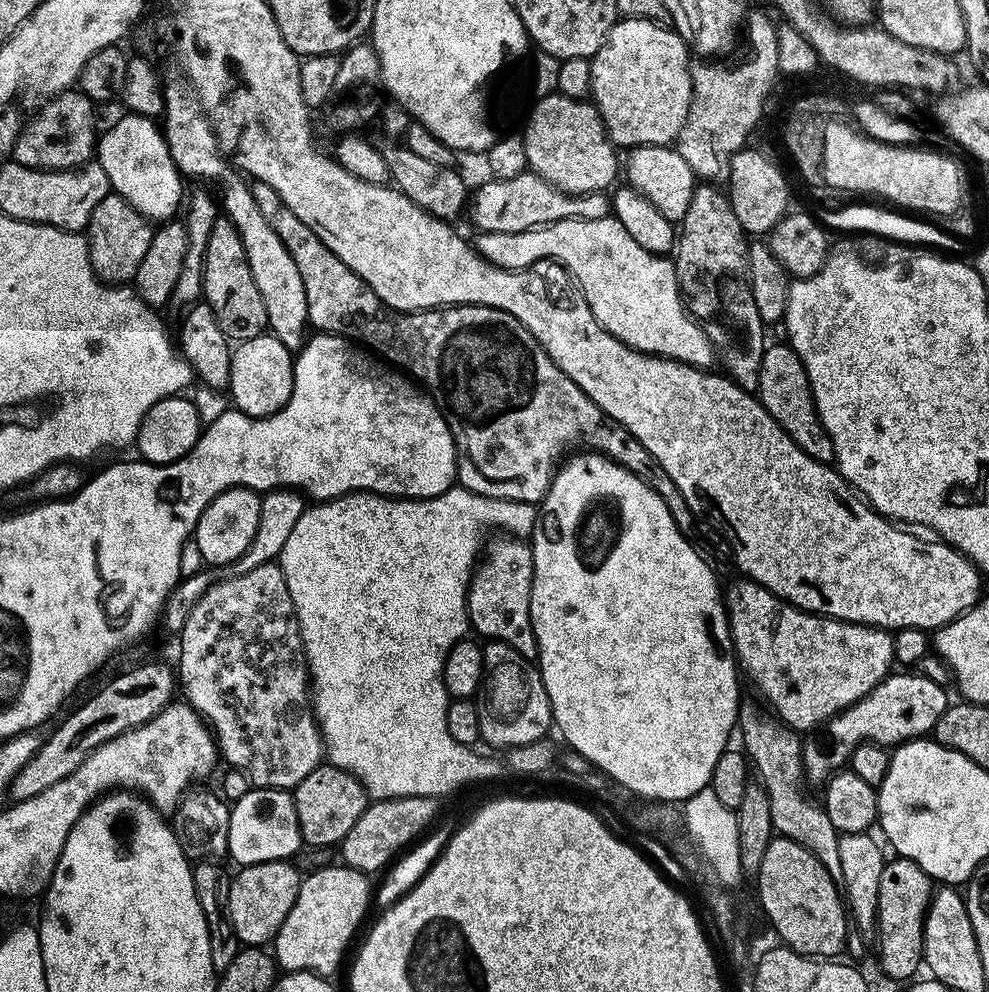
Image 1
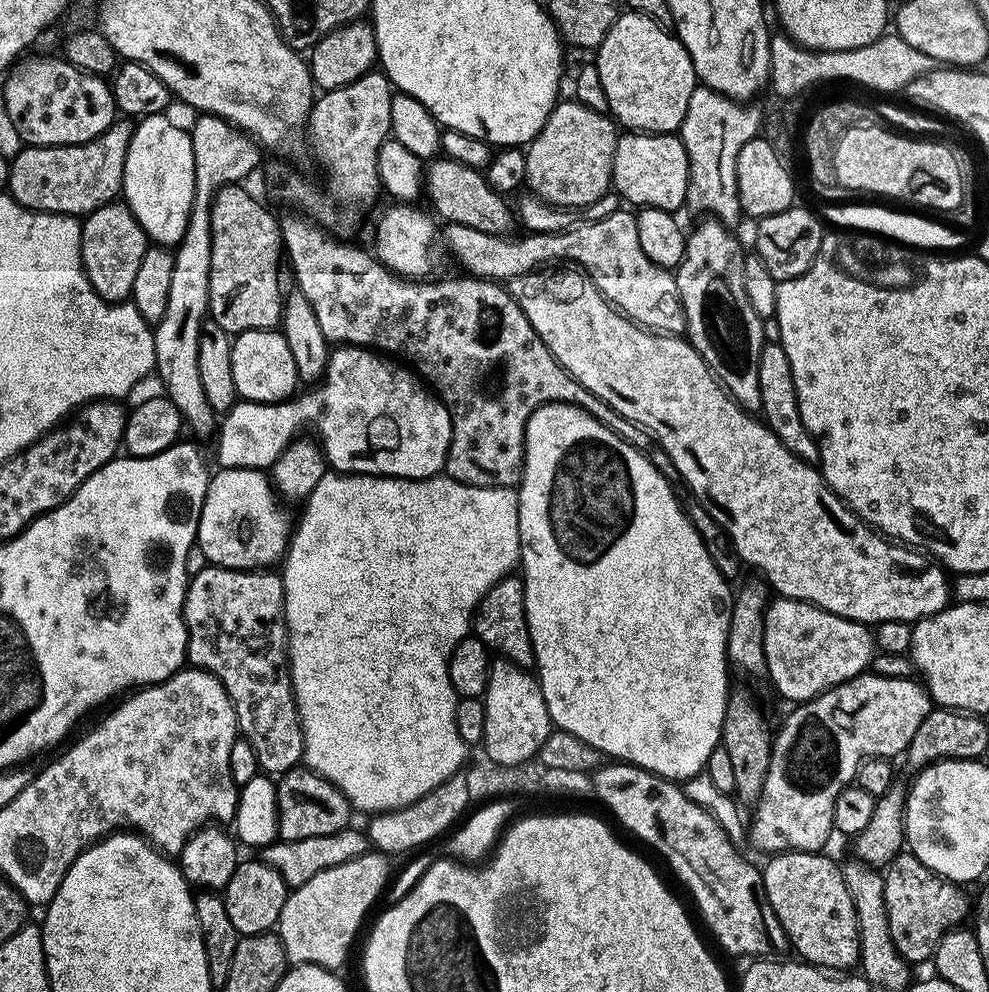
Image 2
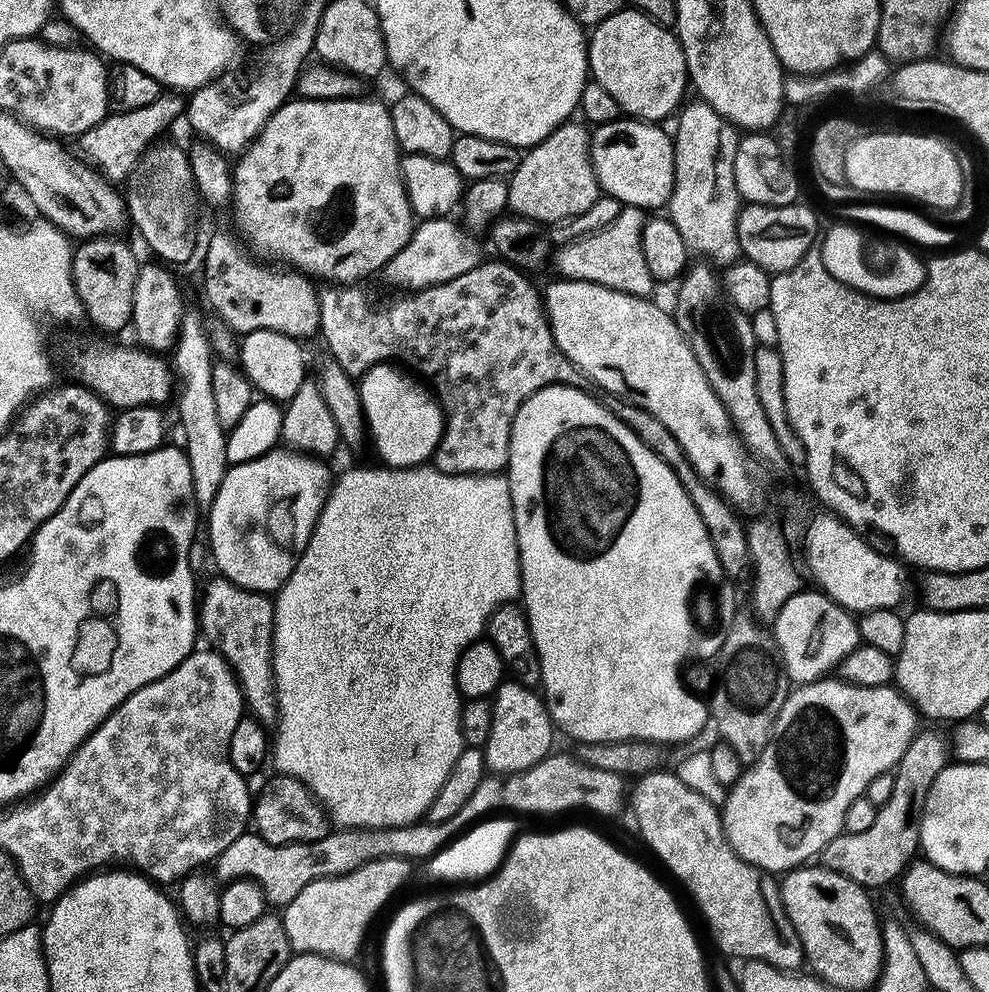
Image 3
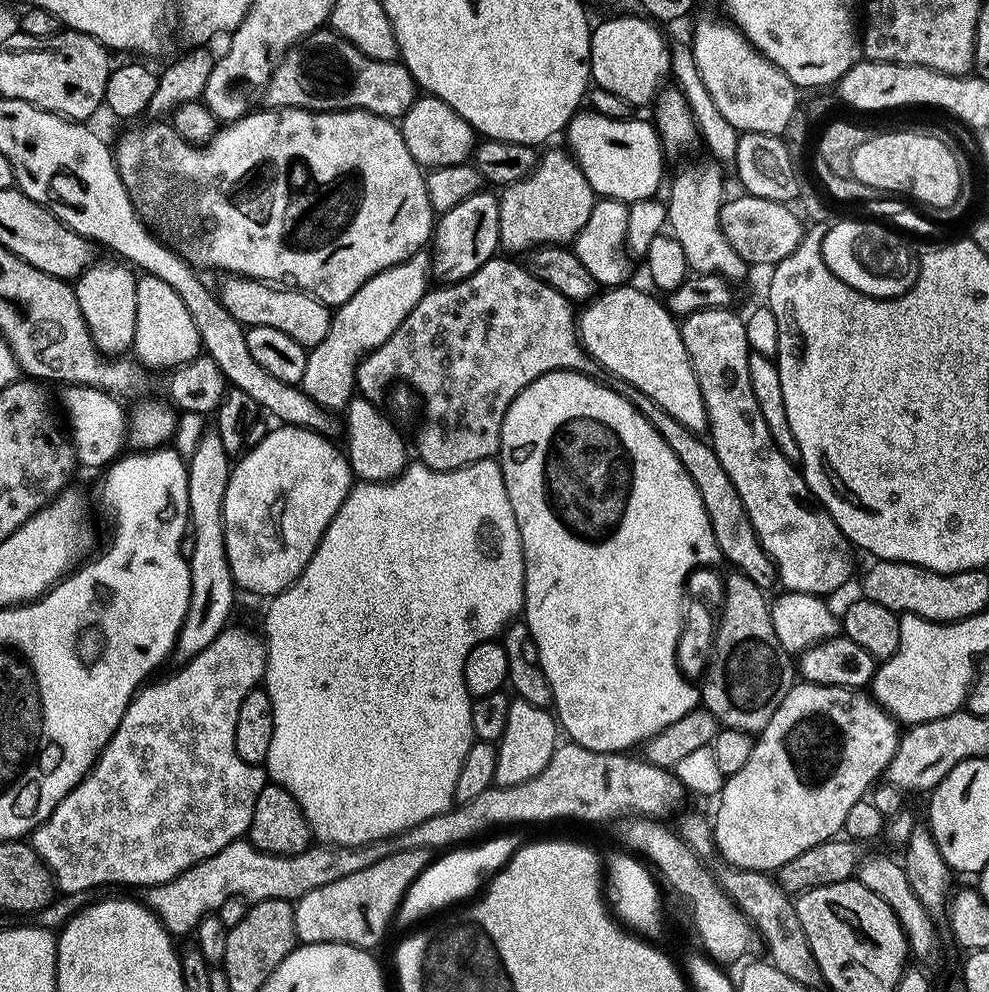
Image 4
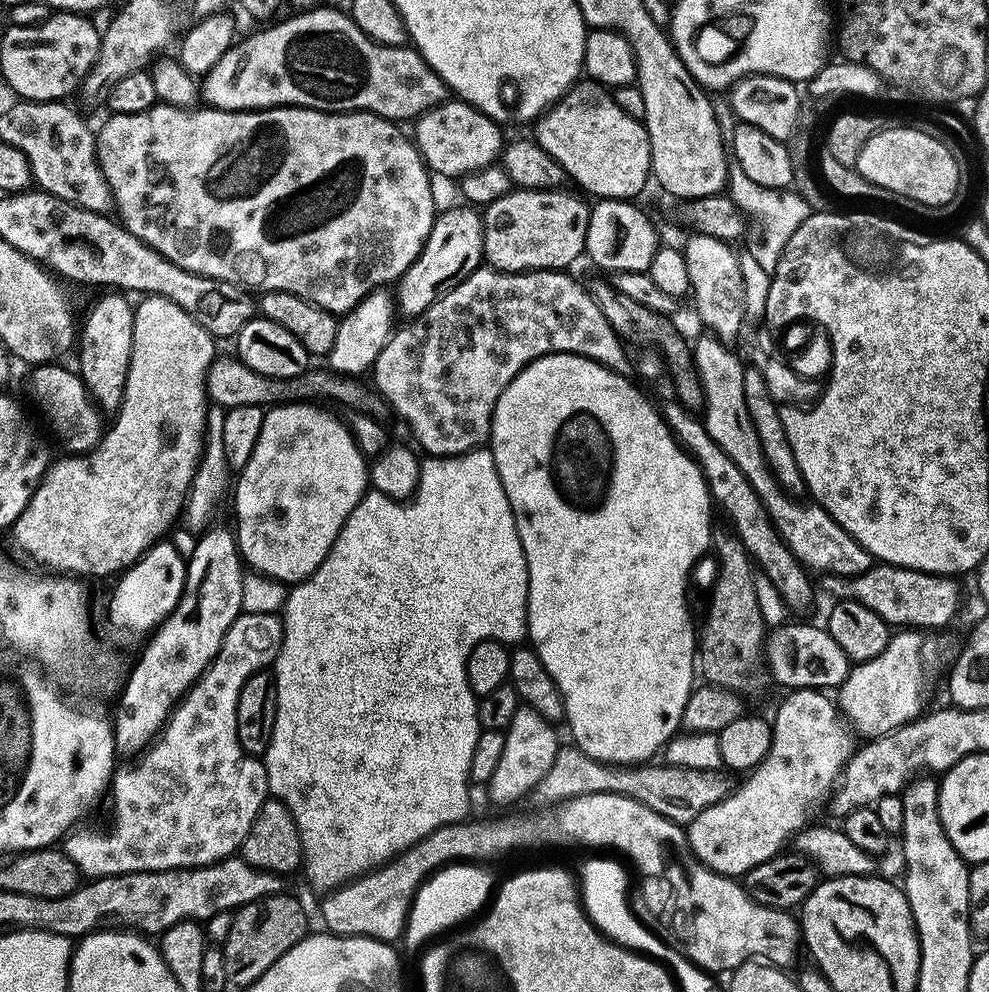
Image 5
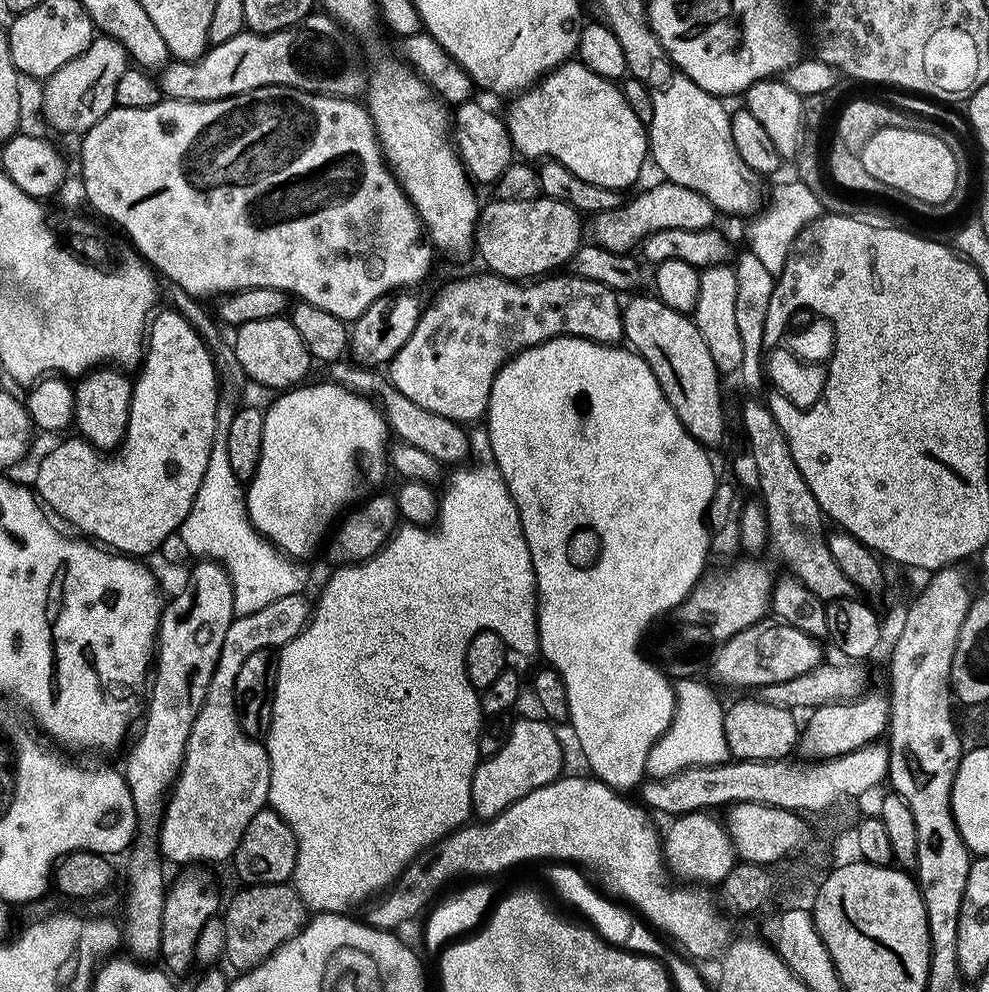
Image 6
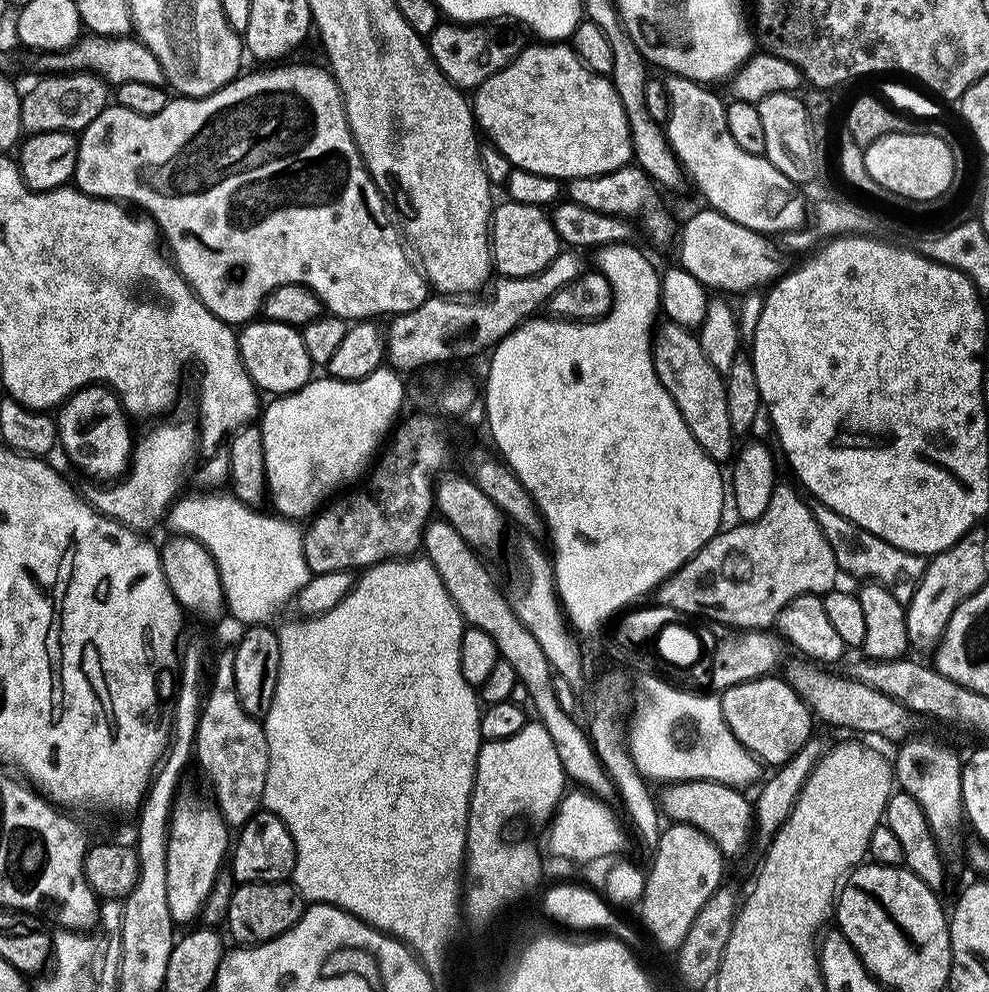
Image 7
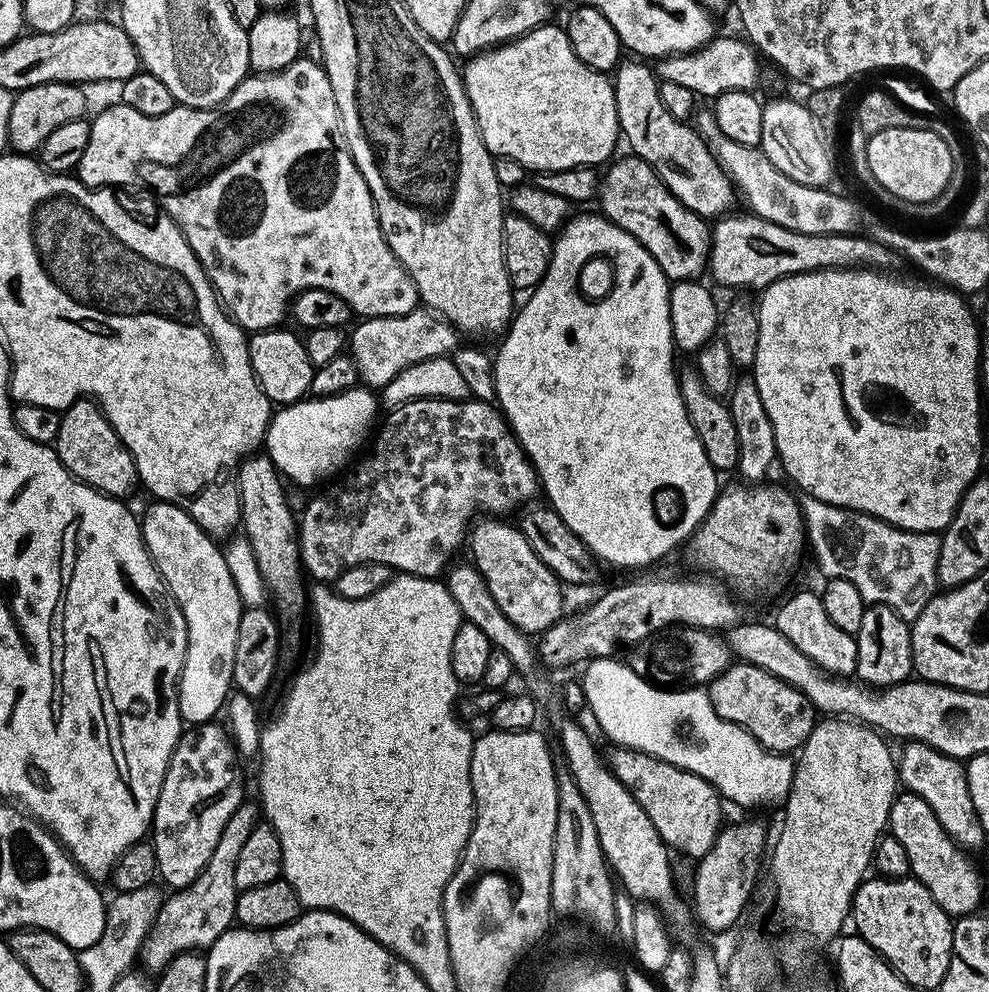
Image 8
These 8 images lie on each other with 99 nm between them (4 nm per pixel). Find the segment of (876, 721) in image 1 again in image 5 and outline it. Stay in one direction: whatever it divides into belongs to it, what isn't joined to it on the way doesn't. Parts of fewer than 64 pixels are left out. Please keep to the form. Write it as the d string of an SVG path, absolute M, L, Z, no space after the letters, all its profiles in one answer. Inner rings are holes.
M798 688L787 695L788 700L782 701L776 712L776 720L771 721L772 745L766 759L747 773L748 781L737 792L735 789L725 800L719 800L714 806L702 810L702 814L698 814L698 818L686 826L688 846L696 859L723 876L743 877L751 868L766 862L771 856L781 855L783 848L780 847L787 840L789 843L797 832L804 831L809 823L808 816L814 815L823 804L825 807L844 774L848 760L856 753L858 740L854 729L840 711L837 701L828 697L831 695L827 691Z

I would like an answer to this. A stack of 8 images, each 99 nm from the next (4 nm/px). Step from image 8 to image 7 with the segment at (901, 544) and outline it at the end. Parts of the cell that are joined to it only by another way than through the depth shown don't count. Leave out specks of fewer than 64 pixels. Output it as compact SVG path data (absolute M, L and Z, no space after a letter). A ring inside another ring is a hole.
M813 503L812 513L822 534L826 534L826 542L830 546L830 550L834 550L836 566L841 573L849 572L850 575L857 576L857 581L860 582L885 584L894 594L894 598L898 598L898 602L902 602L905 606L912 601L914 590L918 590L918 586L922 582L925 557L910 554L906 550L898 550L898 546L890 546L890 542L882 542L882 538L854 526L825 504ZM891 564L893 570L896 571L893 576L891 570L888 569Z

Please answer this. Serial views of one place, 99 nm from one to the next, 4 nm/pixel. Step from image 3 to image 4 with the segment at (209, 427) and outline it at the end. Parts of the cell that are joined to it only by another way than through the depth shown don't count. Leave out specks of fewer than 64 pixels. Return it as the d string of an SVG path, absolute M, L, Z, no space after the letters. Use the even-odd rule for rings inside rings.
M215 430L205 431L198 442L197 450L188 466L188 518L190 521L190 602L186 610L186 618L180 627L176 639L174 656L177 661L193 660L218 634L229 627L232 607L236 604L238 589L232 579L230 562L226 558L226 542L224 541L224 499L228 475L232 472L230 453L222 446L222 438Z

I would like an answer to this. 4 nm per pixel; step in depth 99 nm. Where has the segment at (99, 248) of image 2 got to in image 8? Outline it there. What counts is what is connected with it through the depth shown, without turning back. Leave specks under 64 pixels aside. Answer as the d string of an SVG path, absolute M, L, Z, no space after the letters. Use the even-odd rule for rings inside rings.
M91 398L75 400L69 408L63 409L54 447L66 471L102 494L128 498L138 488L136 463L130 450L118 438L100 405Z

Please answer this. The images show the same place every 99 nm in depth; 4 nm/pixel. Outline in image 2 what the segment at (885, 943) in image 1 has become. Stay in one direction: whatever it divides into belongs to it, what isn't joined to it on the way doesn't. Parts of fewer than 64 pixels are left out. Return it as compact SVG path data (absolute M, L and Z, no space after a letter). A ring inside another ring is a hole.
M901 851L899 856L895 856L893 860L883 869L884 878L884 897L886 898L886 918L890 918L890 938L894 938L894 946L898 950L898 954L902 954L902 958L909 966L917 966L923 960L931 961L936 954L938 942L947 932L951 932L954 928L959 928L965 923L964 919L970 916L970 896L968 896L963 887L945 880L943 876L939 876L936 872L931 872L923 862L911 851Z

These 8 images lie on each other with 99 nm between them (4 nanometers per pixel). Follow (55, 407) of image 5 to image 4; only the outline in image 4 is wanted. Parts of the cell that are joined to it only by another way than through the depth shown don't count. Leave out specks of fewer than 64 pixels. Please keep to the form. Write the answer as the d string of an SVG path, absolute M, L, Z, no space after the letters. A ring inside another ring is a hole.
M67 385L61 392L62 402L67 414L70 416L69 435L76 454L77 463L81 467L103 469L111 465L123 451L123 444L127 443L127 431L130 427L127 411L123 410L123 404L117 397L108 392L100 391L94 387L82 387L80 385Z

